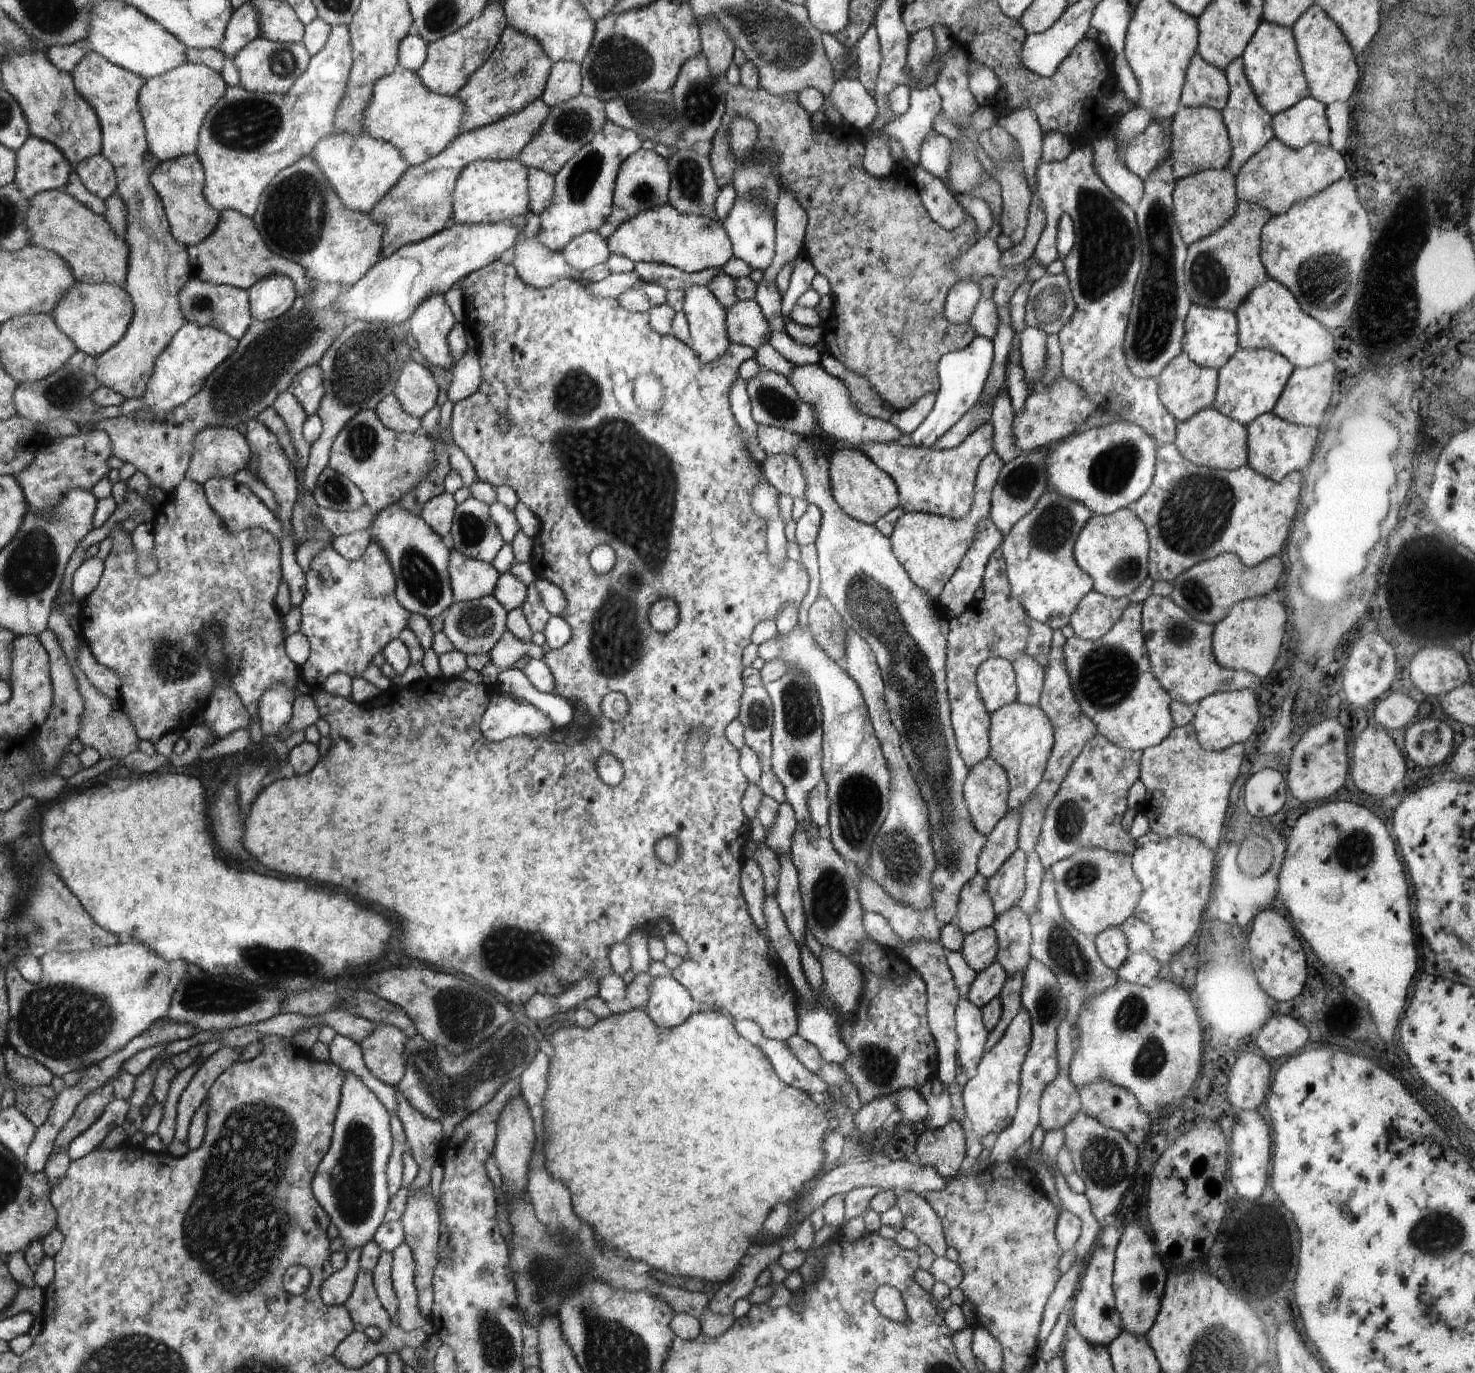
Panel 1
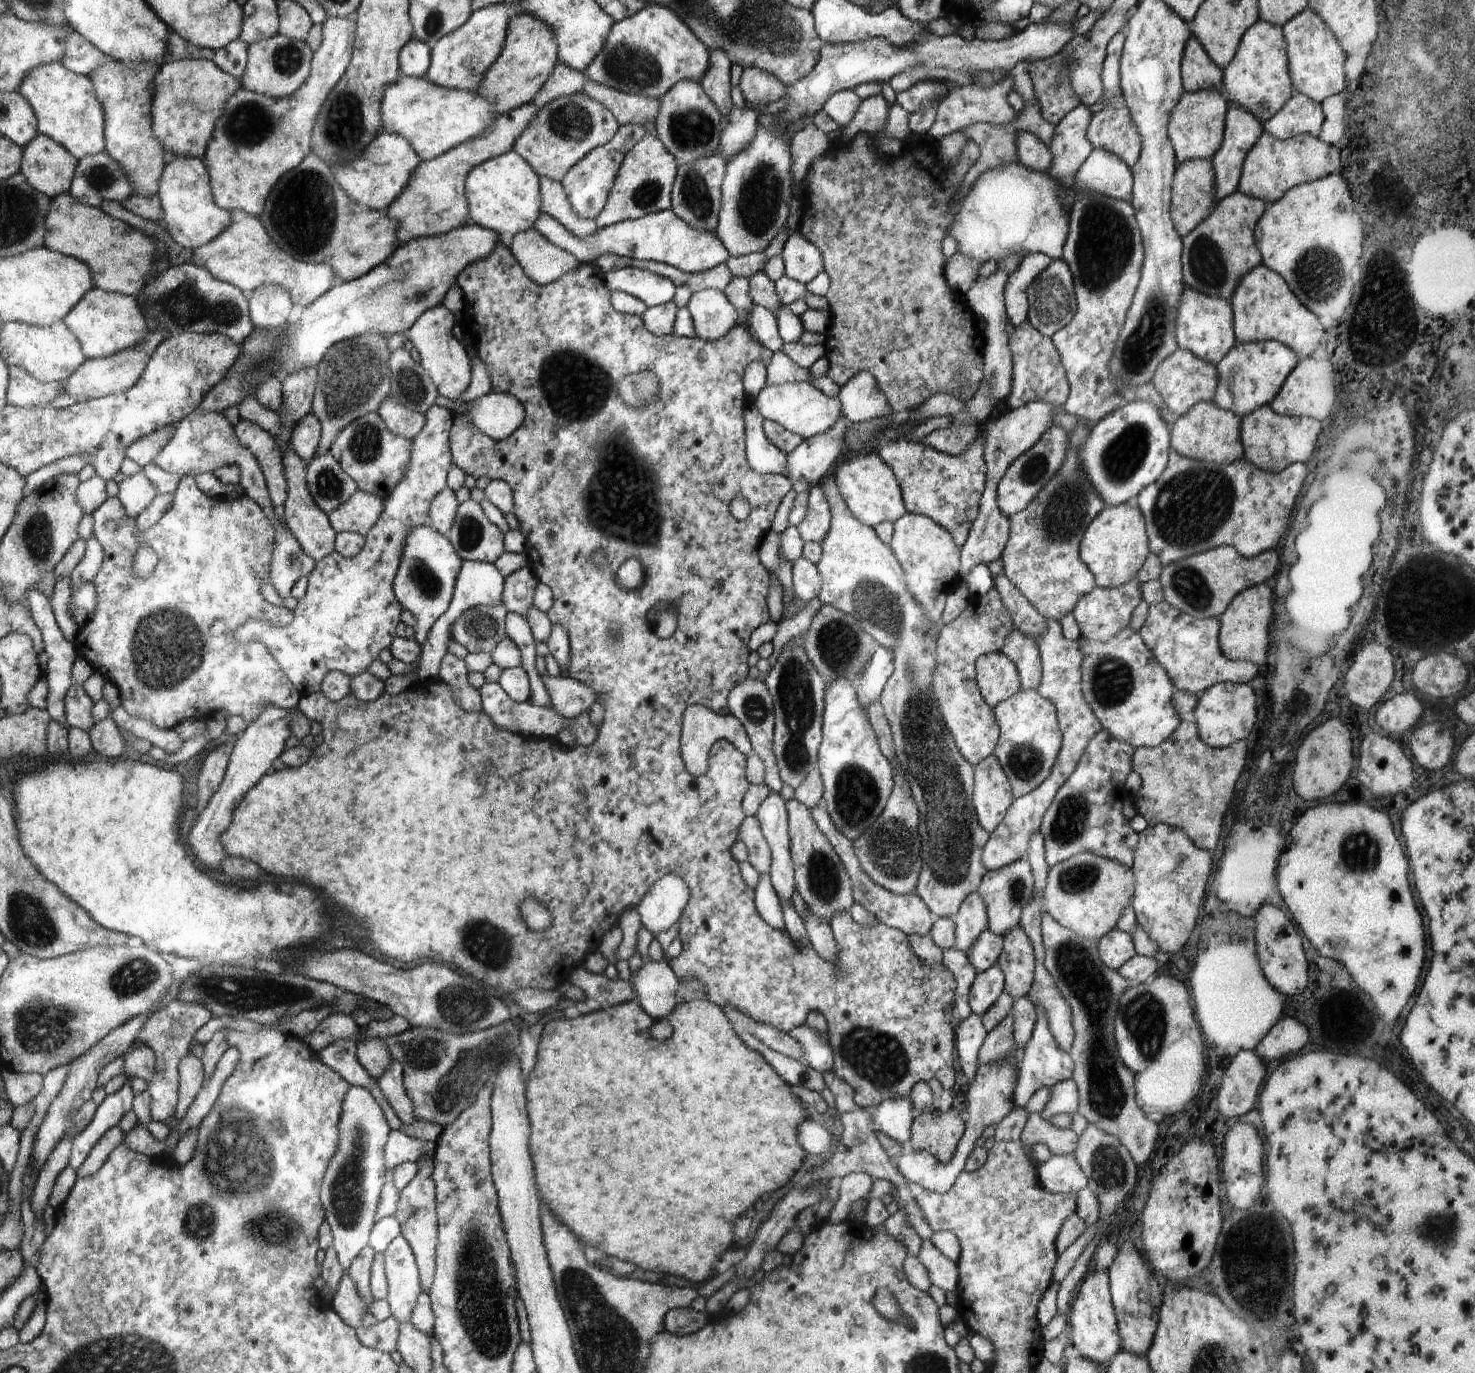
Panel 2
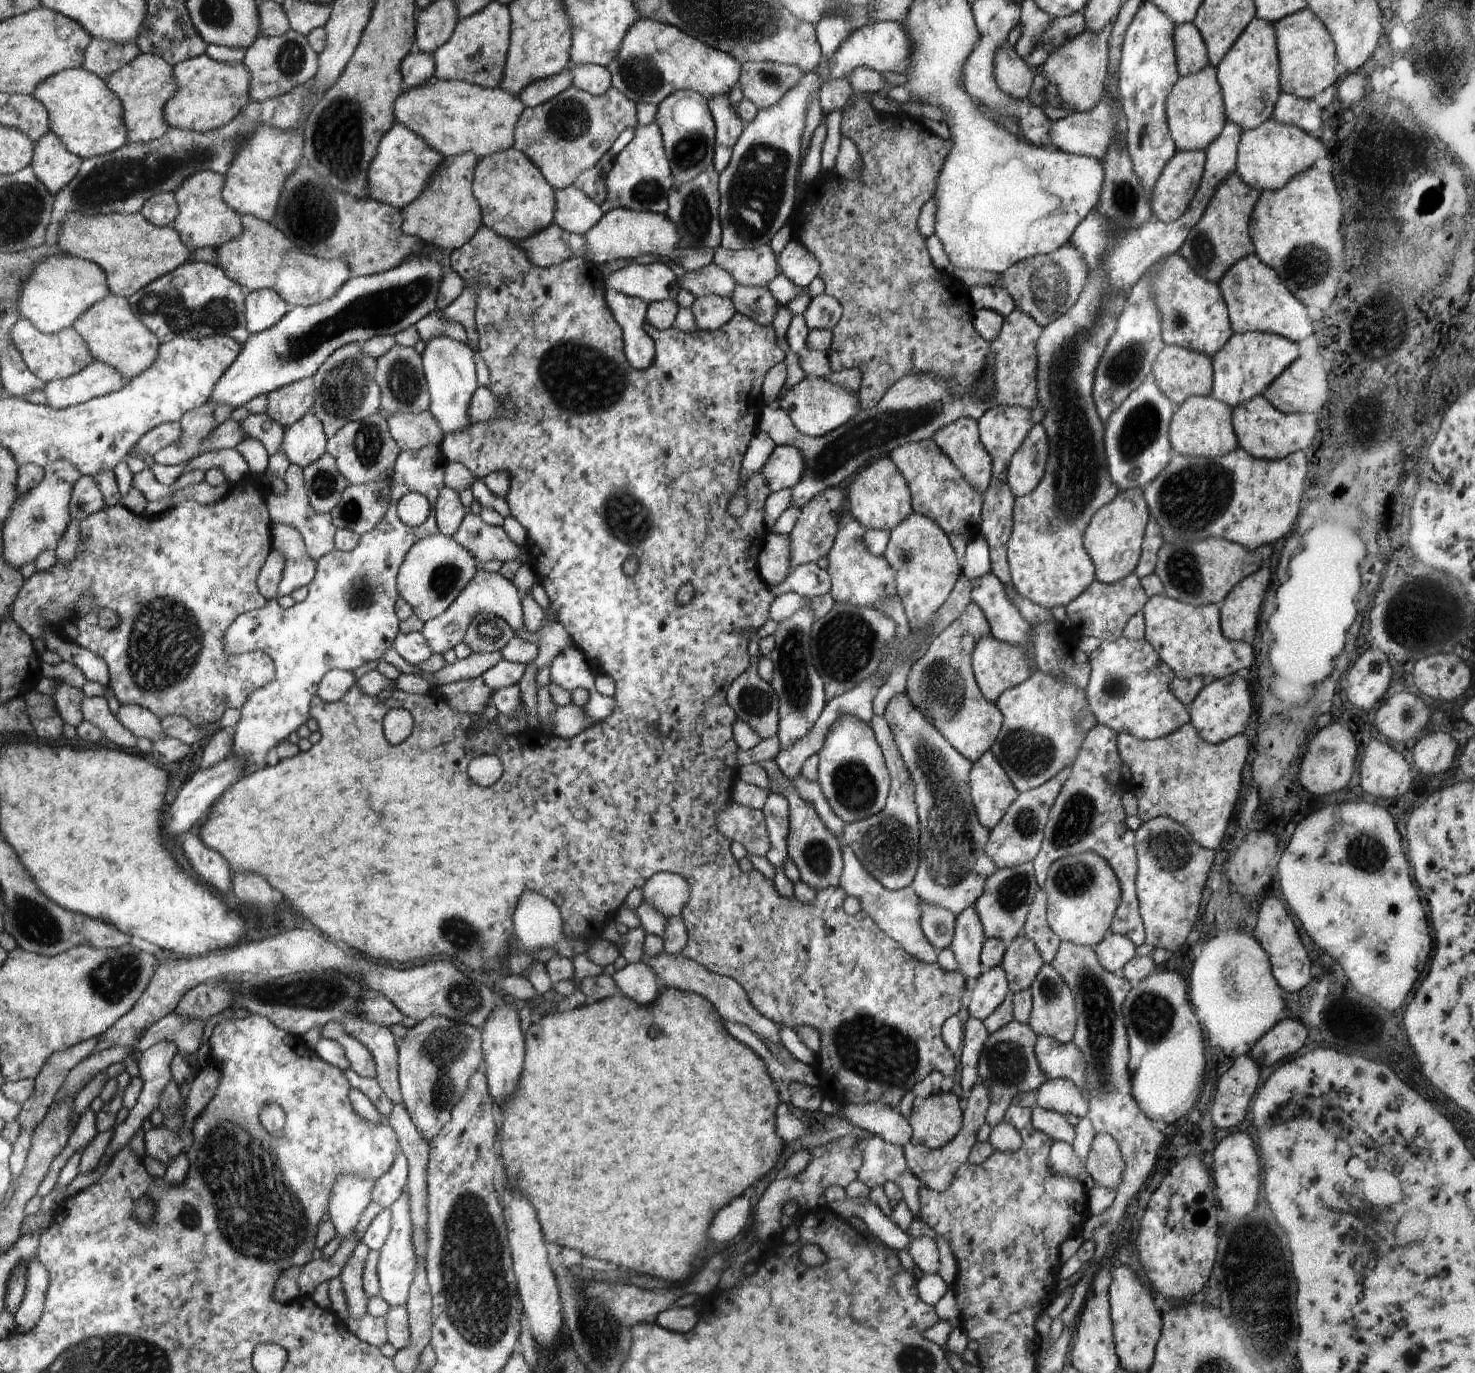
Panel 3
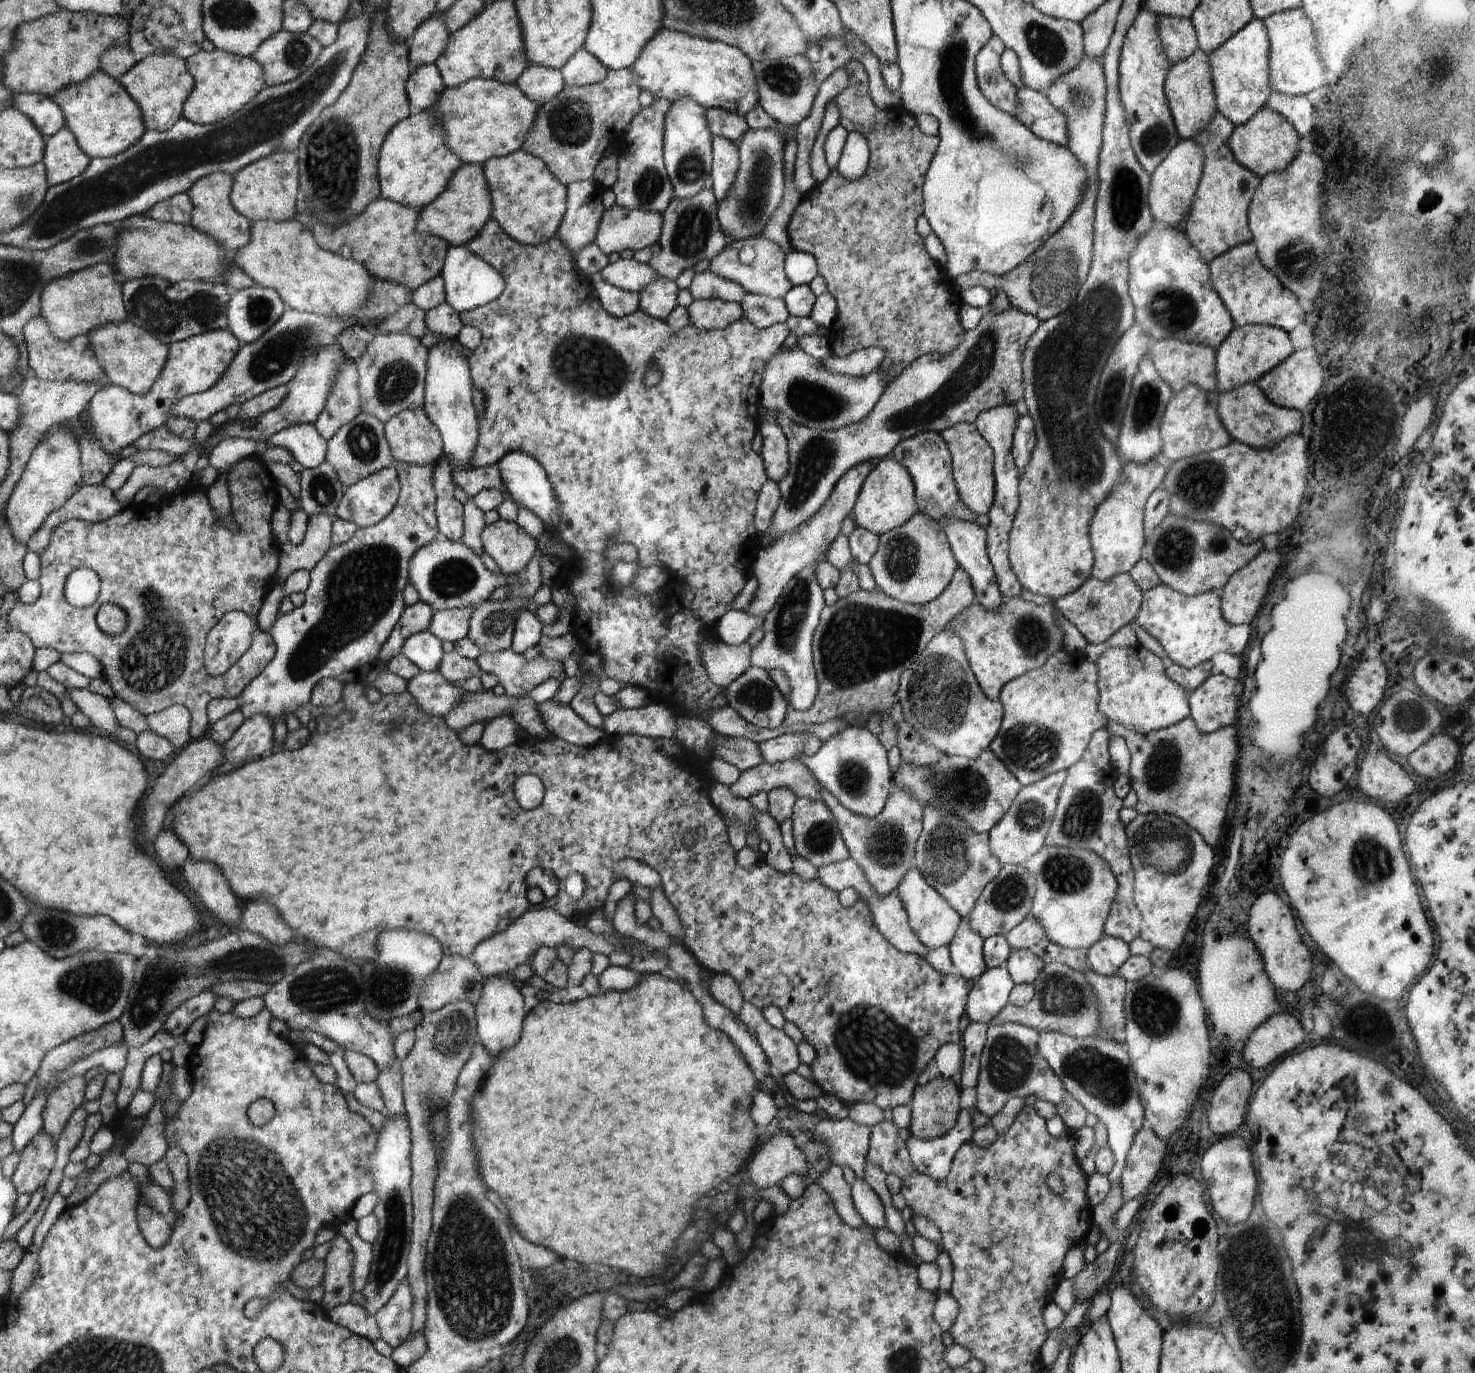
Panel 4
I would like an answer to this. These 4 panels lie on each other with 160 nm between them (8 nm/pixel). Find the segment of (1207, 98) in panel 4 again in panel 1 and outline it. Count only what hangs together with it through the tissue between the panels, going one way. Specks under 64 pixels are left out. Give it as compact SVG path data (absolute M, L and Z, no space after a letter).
M1180 107L1171 120L1171 157L1176 180L1208 169L1226 169L1232 156L1232 145L1223 114L1210 107Z

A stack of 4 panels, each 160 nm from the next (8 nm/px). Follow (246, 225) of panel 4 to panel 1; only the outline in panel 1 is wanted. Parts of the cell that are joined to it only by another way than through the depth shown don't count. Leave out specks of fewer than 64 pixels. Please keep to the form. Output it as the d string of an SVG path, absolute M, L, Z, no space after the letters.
M196 153L160 162L151 176L151 183L163 203L171 232L181 245L202 243L215 232L221 218L220 211L212 206L204 194L206 170Z

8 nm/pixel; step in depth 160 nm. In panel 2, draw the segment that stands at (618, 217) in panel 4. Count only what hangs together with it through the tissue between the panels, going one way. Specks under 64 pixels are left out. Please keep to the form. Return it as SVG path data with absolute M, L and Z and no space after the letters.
M672 209L652 213L639 219L620 221L608 228L599 228L591 237L579 239L549 214L542 212L533 227L552 244L575 256L581 263L594 263L600 255L612 253L639 261L658 261L683 269L687 273L699 273L725 263L731 255L714 231L701 231L689 225Z

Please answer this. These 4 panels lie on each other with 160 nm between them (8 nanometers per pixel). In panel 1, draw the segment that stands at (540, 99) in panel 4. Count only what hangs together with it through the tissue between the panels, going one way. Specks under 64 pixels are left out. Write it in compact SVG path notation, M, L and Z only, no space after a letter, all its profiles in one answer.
M574 61L554 62L550 78L547 80L546 90L541 99L549 106L558 106L567 100L574 99L582 94L581 63Z

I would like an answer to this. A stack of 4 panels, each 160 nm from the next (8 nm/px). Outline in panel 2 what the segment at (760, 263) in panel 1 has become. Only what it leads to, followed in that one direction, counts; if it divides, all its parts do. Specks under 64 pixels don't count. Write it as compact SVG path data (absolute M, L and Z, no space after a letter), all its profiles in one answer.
M760 126L752 144L735 159L728 161L721 184L721 209L715 232L732 256L763 253L772 239L782 234L782 227L785 226L789 215L790 199L794 199L791 191L790 165L789 143L782 142Z

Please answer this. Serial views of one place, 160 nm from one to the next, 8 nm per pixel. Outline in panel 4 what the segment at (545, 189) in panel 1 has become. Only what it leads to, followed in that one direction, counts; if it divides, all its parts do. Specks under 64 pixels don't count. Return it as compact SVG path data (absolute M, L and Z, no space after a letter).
M576 181L567 185L567 209L557 236L572 251L594 240L605 211L594 186L592 181Z

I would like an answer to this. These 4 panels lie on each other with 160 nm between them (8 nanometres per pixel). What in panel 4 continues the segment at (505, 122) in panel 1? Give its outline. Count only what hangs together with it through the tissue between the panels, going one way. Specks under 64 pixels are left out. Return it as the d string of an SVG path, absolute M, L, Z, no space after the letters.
M463 163L460 166L460 176L452 180L452 188L448 188L448 192L444 192L436 204L422 207L424 220L420 220L420 232L444 239L450 248L465 246L494 218L493 210L490 186L483 165Z

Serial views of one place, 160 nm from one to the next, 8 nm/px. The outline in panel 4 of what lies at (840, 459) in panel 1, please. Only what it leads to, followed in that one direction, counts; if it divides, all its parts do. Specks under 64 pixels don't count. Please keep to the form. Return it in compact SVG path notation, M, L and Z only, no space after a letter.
M886 458L875 462L858 493L852 517L857 526L883 535L893 528L902 526L919 510L915 486L908 469L897 460Z

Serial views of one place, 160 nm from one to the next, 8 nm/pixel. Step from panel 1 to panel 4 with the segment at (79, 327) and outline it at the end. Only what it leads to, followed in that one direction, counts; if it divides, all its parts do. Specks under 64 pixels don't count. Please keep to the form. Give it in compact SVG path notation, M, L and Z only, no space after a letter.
M127 318L120 323L104 323L87 334L95 355L103 365L109 384L118 385L137 395L147 394L158 380L169 358L170 348L147 329L130 322Z

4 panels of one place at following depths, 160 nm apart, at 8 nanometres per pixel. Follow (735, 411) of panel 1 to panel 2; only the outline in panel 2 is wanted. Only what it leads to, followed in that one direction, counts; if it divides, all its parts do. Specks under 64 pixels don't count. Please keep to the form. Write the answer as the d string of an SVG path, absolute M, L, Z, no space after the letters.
M754 402L743 414L745 422L745 455L749 467L758 474L781 474L788 477L787 454L772 444L762 428L764 418Z

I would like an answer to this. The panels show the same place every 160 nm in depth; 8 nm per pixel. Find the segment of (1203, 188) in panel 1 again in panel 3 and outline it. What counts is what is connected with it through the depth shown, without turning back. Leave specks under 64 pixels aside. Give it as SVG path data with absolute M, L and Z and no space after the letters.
M1206 150L1204 151L1176 151L1176 154L1165 164L1153 188L1150 200L1153 219L1163 223L1178 220L1189 208L1200 181L1202 180Z

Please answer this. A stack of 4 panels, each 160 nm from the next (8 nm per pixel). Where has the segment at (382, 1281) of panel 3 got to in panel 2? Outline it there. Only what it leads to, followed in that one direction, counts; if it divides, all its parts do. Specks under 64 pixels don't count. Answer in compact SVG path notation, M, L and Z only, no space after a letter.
M400 1234L388 1246L385 1254L387 1301L391 1316L399 1324L412 1324L415 1306L423 1293L418 1261L408 1241Z

